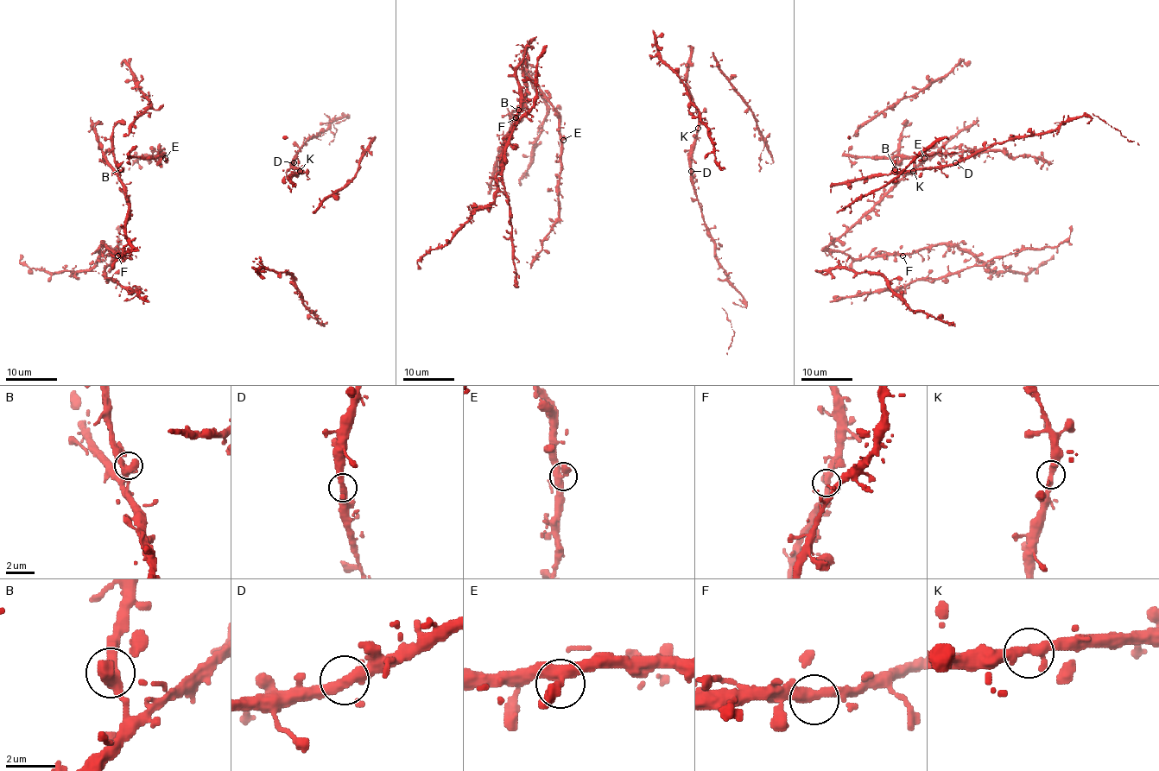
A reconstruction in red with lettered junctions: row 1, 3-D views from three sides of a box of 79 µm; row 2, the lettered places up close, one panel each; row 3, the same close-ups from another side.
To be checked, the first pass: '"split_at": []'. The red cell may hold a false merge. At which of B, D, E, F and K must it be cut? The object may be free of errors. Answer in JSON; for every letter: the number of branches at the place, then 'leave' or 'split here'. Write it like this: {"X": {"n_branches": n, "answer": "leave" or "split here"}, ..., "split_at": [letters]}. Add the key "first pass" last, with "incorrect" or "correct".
{"B": {"n_branches": 2, "answer": "leave"}, "D": {"n_branches": 2, "answer": "leave"}, "E": {"n_branches": 2, "answer": "leave"}, "F": {"n_branches": 2, "answer": "leave"}, "K": {"n_branches": 2, "answer": "leave"}, "split_at": [], "first pass": "correct"}

